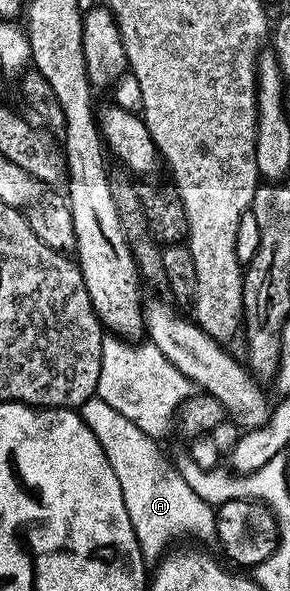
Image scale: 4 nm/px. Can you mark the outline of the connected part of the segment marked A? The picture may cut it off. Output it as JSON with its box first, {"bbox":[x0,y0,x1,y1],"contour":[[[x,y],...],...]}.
{"bbox":[81,398,216,562],"contour":[[[98,398],[86,400],[81,415],[97,442],[101,442],[101,450],[105,450],[117,482],[121,482],[125,510],[129,510],[129,522],[133,522],[133,534],[137,534],[144,560],[155,562],[164,555],[163,536],[179,536],[182,532],[191,536],[215,536],[216,509],[193,492],[172,461],[159,453],[155,445],[158,443],[152,437],[146,436],[125,414],[117,414],[113,406]]]}

